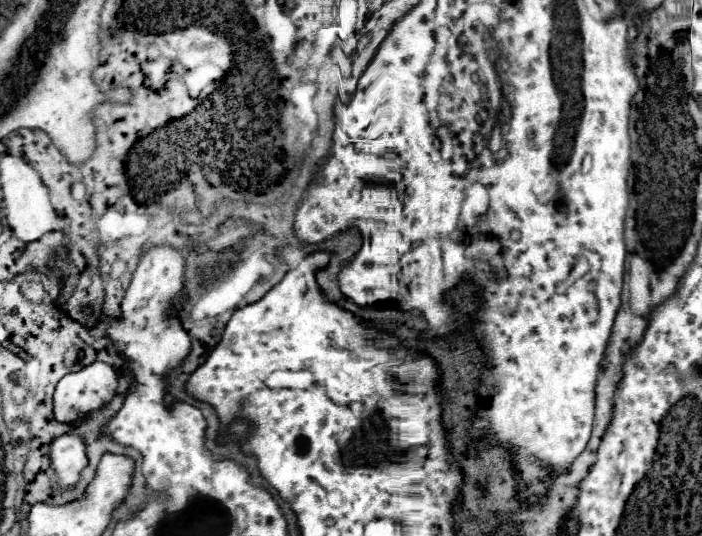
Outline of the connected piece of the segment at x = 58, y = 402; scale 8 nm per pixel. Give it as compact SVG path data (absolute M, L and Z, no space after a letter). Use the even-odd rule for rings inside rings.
M94 361L76 373L68 373L60 379L54 393L54 419L58 423L68 423L72 427L78 427L86 415L106 407L114 399L116 389L118 389L116 371L102 361Z

